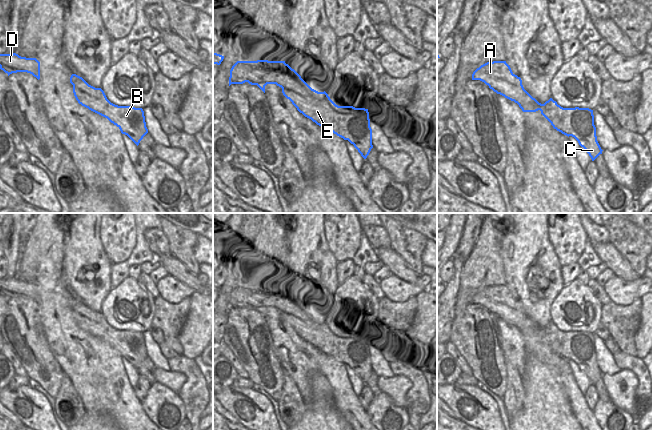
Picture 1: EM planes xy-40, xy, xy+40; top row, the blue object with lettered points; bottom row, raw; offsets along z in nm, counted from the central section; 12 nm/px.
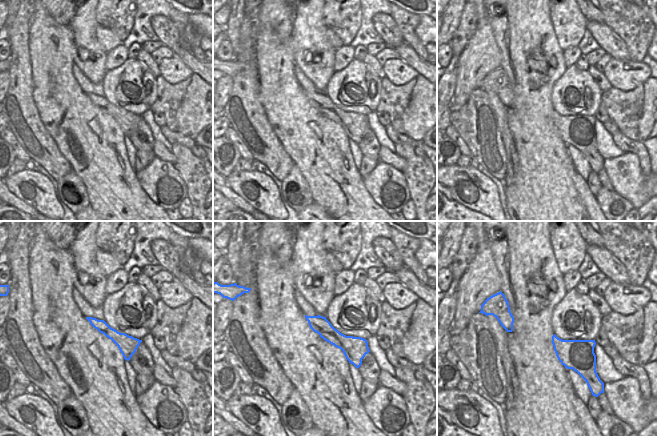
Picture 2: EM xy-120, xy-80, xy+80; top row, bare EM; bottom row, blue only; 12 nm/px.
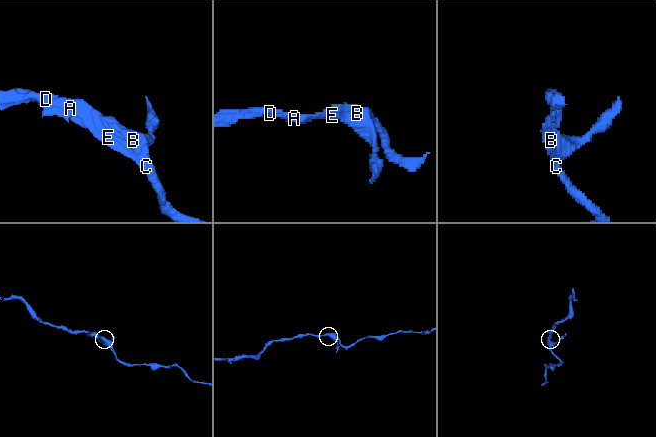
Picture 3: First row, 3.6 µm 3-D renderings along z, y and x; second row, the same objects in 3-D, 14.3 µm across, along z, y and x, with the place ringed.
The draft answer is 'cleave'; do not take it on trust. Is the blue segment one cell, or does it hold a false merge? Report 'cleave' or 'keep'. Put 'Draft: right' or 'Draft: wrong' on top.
Draft: wrong
keep

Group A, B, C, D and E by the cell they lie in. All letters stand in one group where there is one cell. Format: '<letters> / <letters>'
A B C D E

